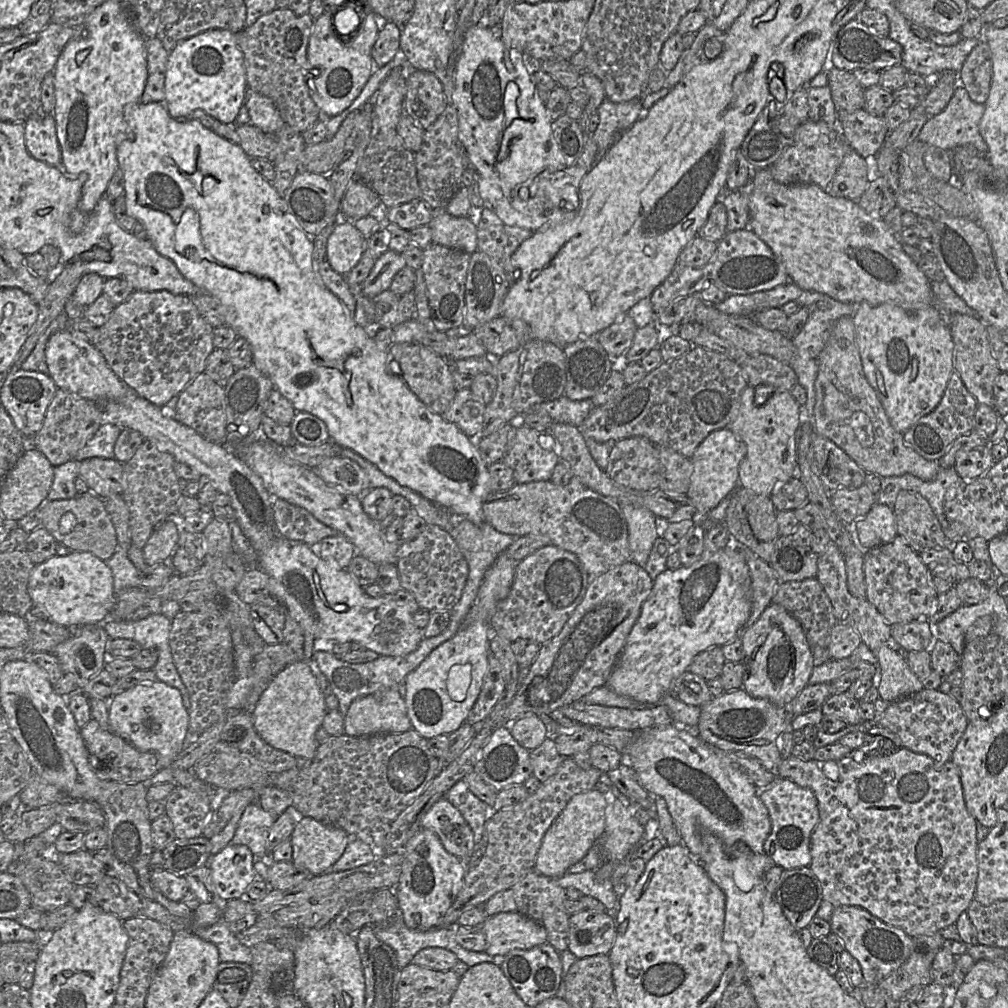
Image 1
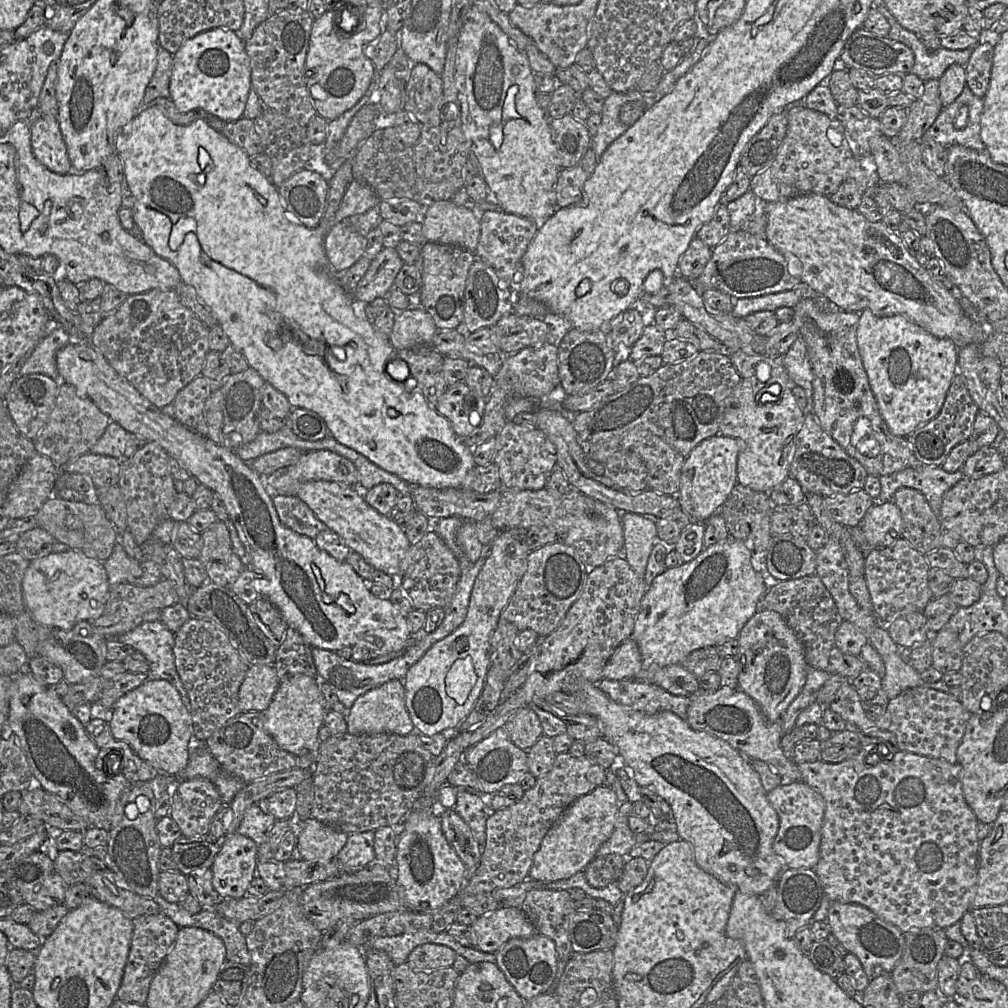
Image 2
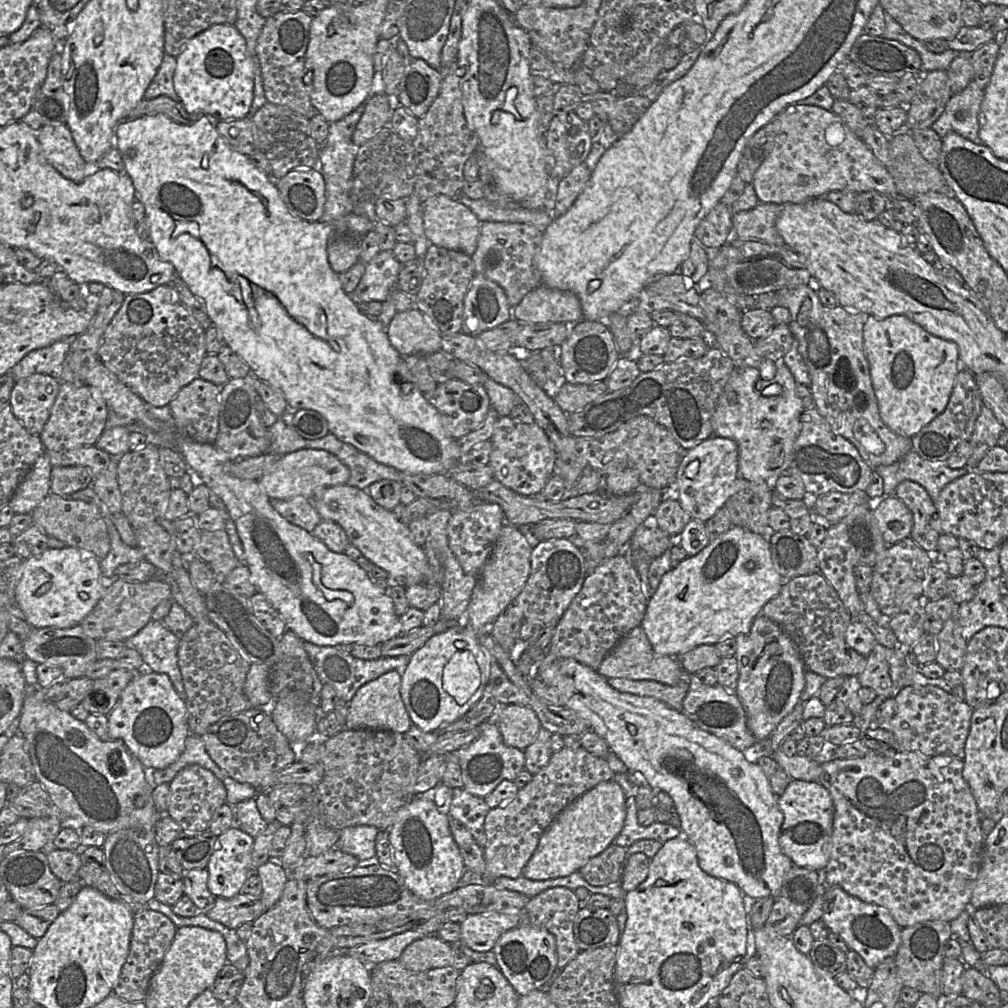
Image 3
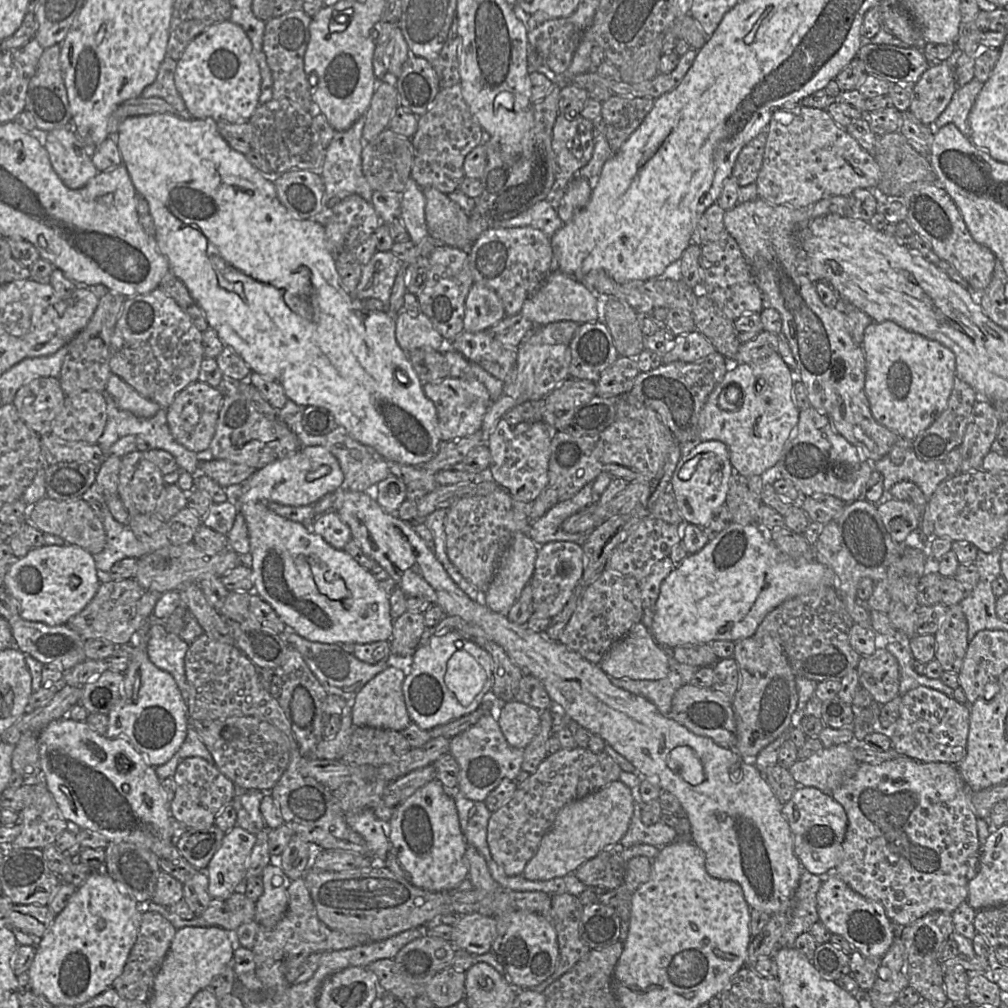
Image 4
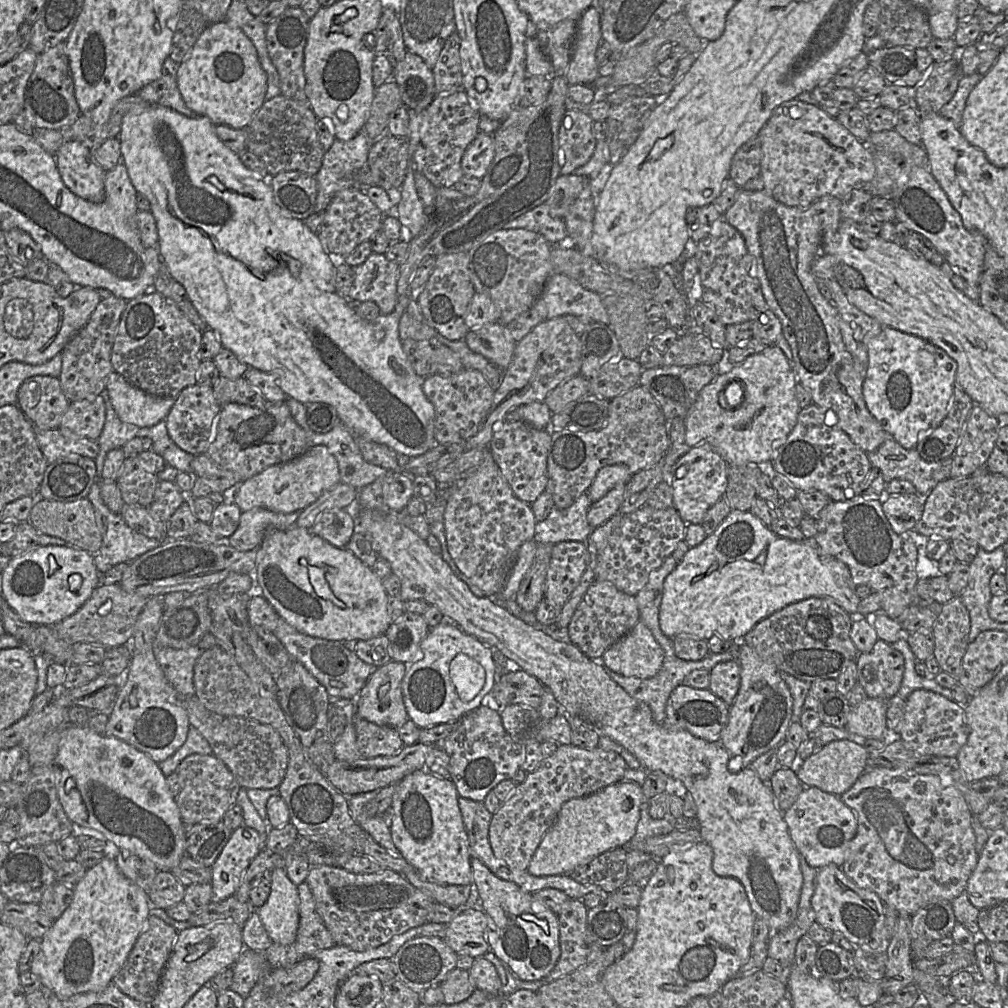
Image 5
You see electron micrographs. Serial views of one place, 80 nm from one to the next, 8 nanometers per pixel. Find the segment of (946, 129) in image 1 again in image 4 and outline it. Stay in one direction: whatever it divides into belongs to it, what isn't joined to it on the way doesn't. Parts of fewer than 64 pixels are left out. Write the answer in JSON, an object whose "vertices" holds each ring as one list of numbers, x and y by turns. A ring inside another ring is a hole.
{"vertices":[[973,78,963,86,958,86,946,109,933,123,933,128,938,130,952,123,965,137,970,139,971,129,968,123,968,116,982,86,983,83,977,78]]}

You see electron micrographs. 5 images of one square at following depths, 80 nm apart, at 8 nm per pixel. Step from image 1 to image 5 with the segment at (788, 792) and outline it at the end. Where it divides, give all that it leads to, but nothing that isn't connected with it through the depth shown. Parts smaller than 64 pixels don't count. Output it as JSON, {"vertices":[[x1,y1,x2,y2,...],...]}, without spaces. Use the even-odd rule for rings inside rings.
{"vertices":[[804,787,795,803,783,812,783,817,796,849,811,867,820,869,834,863,841,868,845,851,857,832,857,818,840,796,817,787]]}

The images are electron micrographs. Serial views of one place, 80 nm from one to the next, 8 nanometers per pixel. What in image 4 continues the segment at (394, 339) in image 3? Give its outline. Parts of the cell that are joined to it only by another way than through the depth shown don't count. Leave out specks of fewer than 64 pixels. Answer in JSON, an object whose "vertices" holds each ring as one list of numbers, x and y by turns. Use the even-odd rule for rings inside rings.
{"vertices":[[406,311,399,312,396,315,395,337,405,352,419,348,439,350,447,342,422,312,416,316]]}

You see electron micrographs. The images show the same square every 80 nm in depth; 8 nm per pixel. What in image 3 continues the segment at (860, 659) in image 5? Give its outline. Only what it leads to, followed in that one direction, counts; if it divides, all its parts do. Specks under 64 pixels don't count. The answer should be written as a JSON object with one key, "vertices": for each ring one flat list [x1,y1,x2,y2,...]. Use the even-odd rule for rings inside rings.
{"vertices":[[870,653,864,670,857,677,861,687,871,688,878,696,888,698,893,695,889,664,882,656]]}

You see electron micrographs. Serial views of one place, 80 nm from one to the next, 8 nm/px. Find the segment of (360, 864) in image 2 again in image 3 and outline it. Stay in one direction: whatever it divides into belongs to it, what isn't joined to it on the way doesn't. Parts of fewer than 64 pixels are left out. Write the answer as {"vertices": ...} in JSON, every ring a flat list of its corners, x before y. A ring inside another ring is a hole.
{"vertices":[[358,825,340,831,336,848,355,856,359,862,376,859,375,840,380,830,375,826]]}

